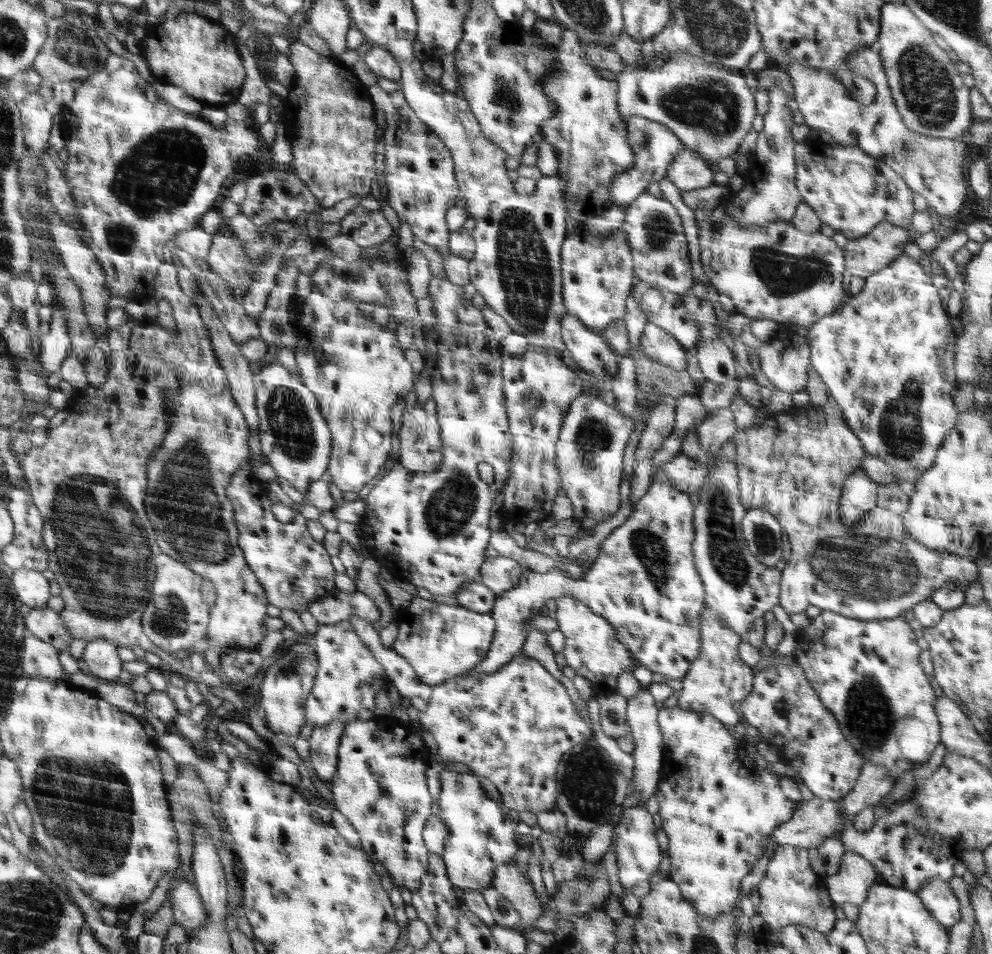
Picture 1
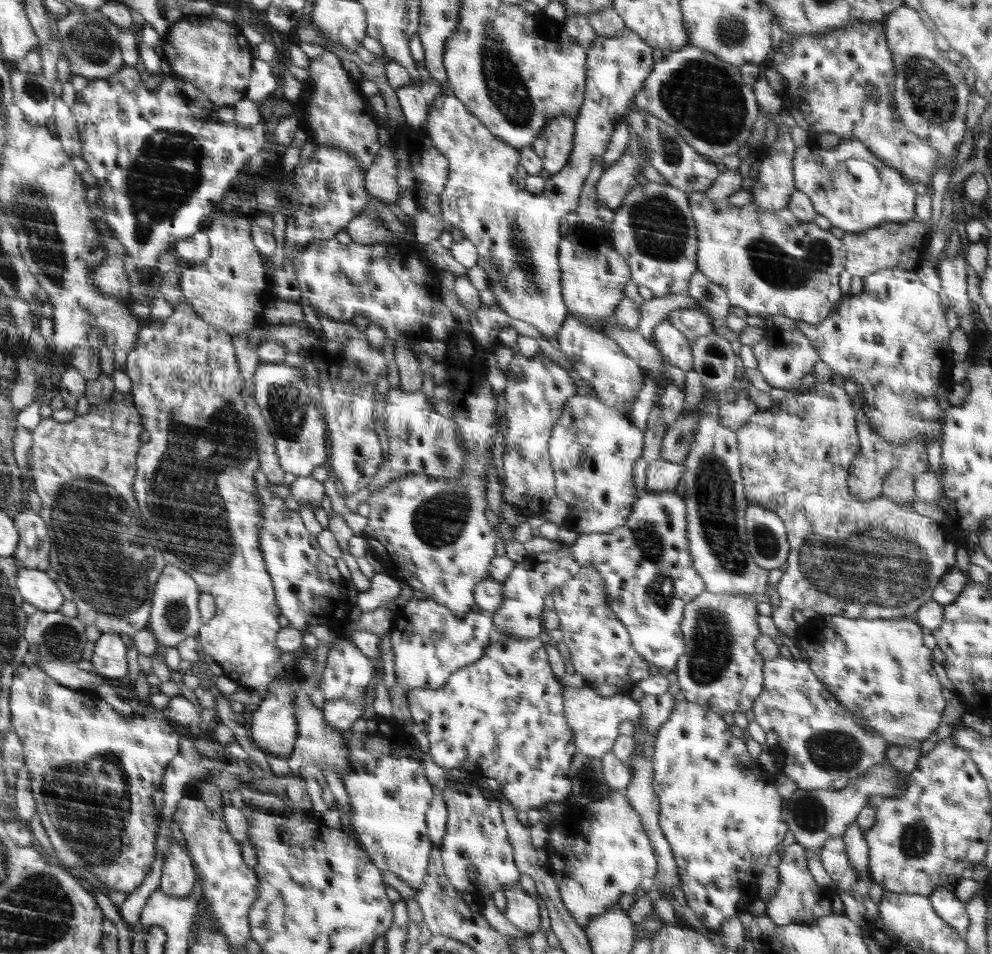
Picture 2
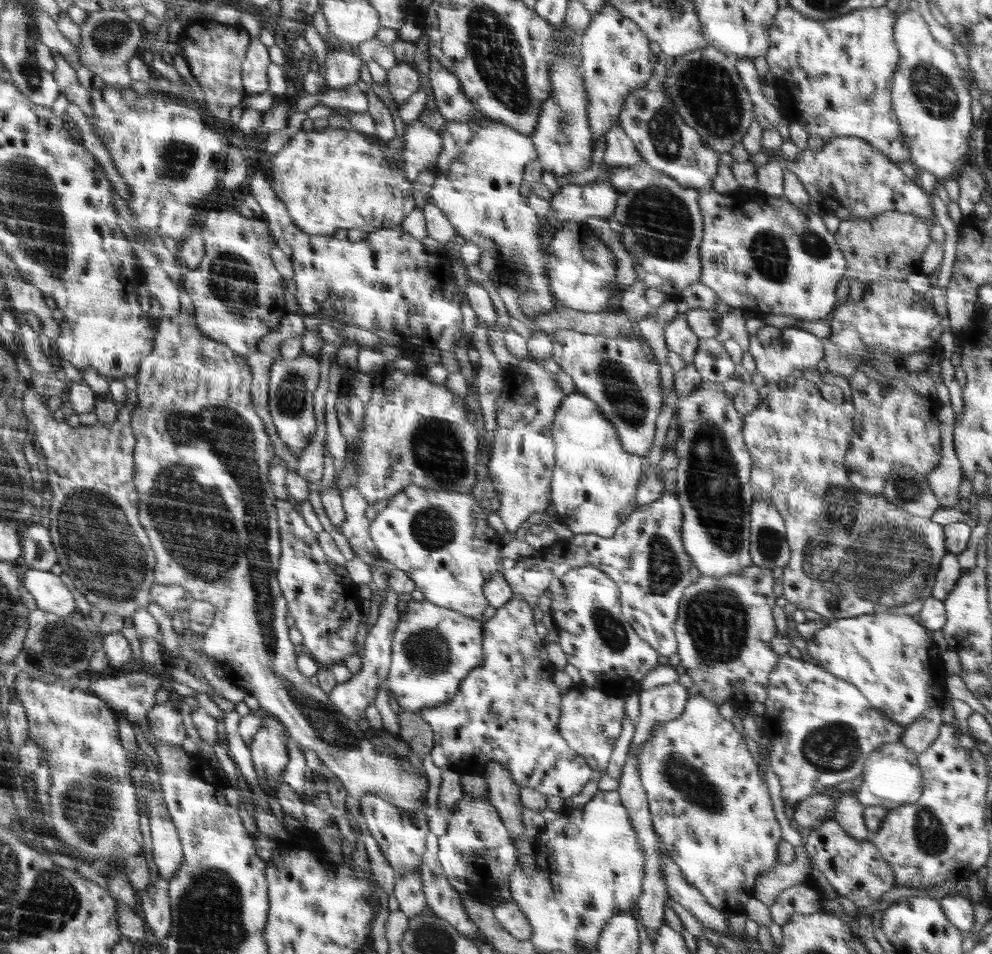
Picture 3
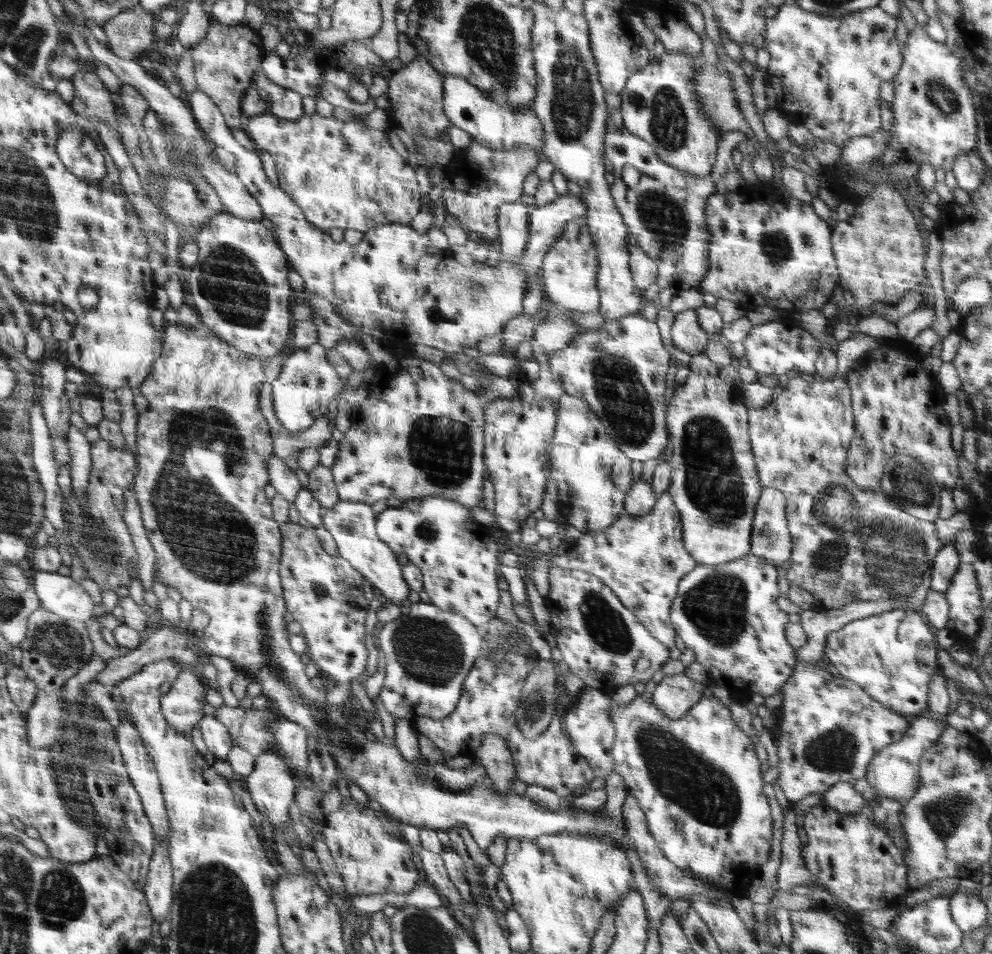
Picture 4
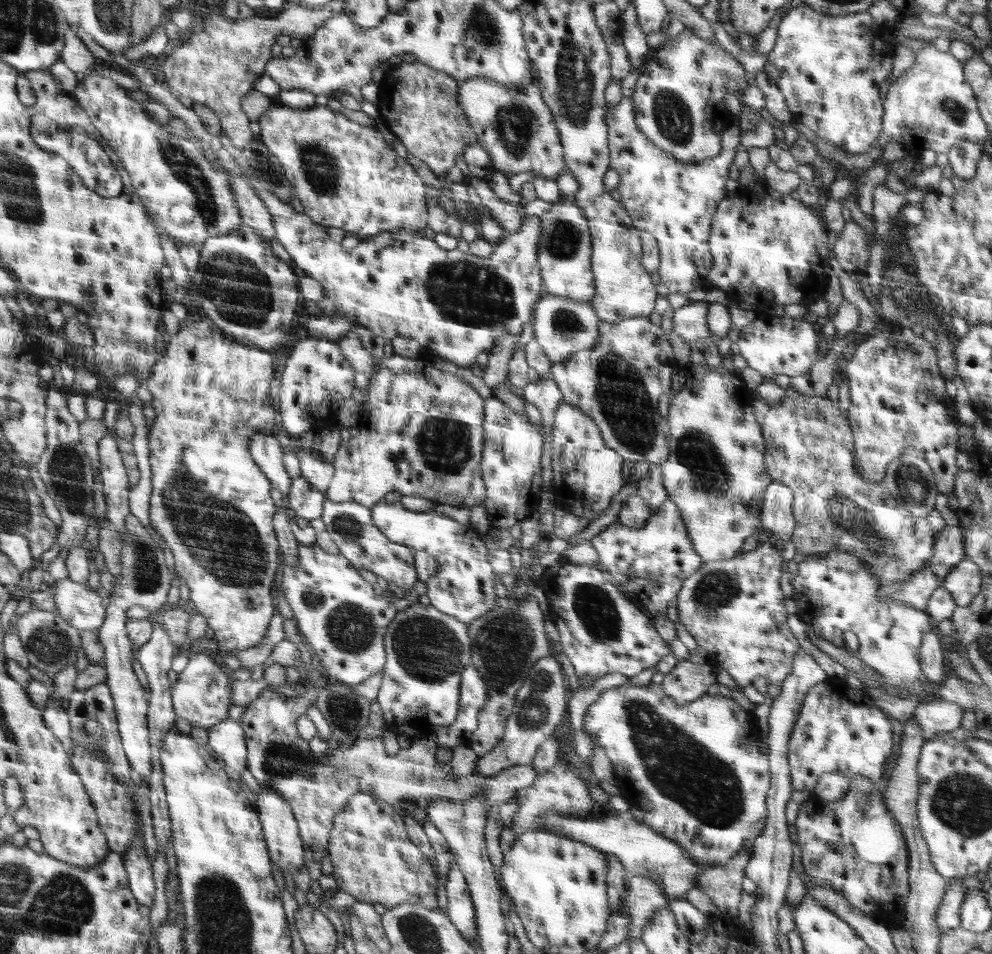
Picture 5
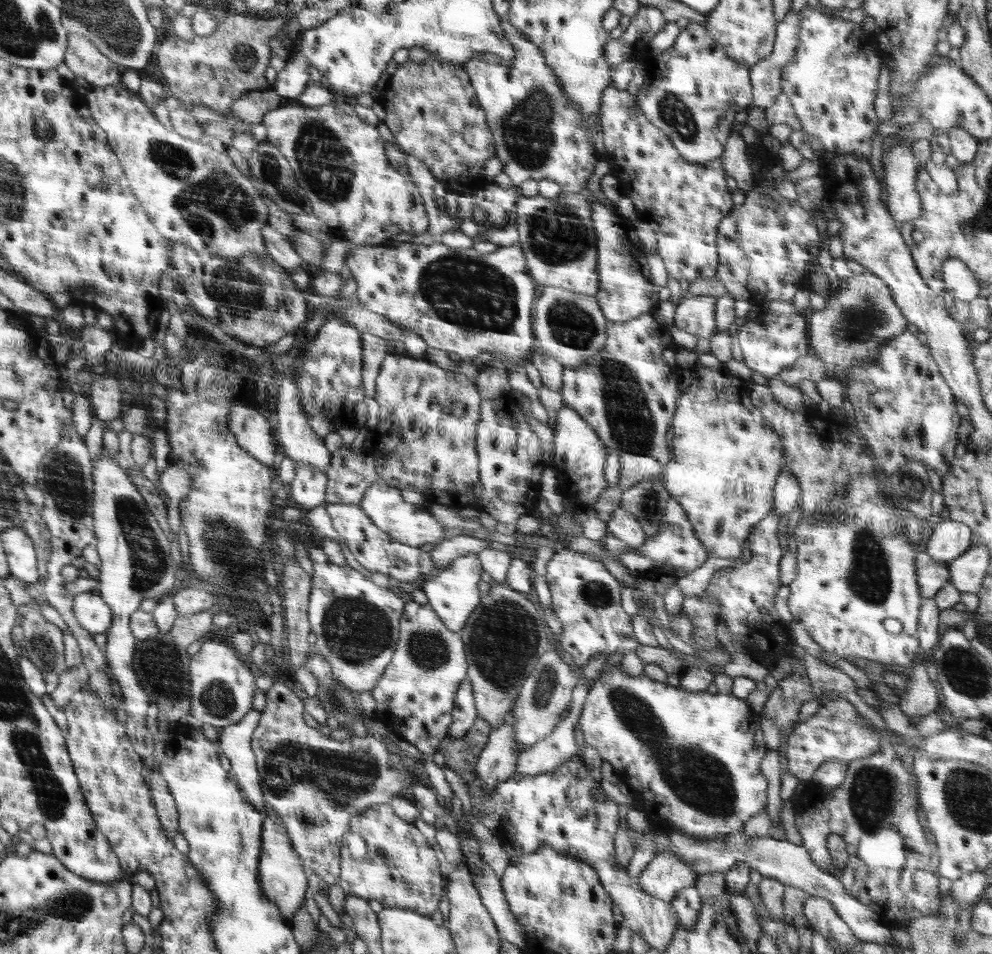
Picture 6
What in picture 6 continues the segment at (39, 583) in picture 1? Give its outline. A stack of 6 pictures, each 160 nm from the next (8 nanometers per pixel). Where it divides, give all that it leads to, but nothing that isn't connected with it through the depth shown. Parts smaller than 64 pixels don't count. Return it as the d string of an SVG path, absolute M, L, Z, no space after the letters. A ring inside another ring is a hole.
M92 592L75 595L73 611L76 622L93 635L105 633L113 621L109 605L100 595L94 595Z

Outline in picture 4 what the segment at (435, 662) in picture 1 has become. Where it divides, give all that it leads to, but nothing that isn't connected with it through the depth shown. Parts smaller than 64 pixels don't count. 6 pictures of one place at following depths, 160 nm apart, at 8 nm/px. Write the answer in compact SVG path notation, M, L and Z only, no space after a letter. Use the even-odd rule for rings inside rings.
M419 601L407 603L401 616L387 622L379 633L384 654L385 678L379 697L395 721L415 721L418 717L444 720L454 712L462 695L466 675L475 666L476 658L484 651L481 629L461 614L439 609L435 604Z

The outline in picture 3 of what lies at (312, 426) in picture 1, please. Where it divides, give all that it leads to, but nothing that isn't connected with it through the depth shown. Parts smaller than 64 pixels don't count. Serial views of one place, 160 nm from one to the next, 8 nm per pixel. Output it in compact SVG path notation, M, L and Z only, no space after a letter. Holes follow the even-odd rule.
M301 355L293 360L277 360L272 363L269 372L268 404L270 416L280 440L298 459L317 432L313 394L316 390L316 384L318 384L318 376L320 376L320 360L316 357Z

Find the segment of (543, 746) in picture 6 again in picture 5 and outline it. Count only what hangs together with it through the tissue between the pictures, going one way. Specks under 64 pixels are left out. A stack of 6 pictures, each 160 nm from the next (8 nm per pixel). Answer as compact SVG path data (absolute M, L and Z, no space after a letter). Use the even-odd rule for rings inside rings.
M320 679L314 687L303 687L301 695L296 698L288 698L266 687L265 690L251 704L246 706L242 718L238 720L242 731L246 734L246 744L248 748L248 770L258 784L262 787L273 788L284 800L288 802L300 828L301 841L311 848L313 845L327 847L330 844L330 832L334 828L334 816L342 810L342 807L349 802L349 798L360 793L368 793L376 798L389 802L397 806L402 799L444 799L448 801L468 800L477 796L479 792L485 796L485 802L492 806L500 806L509 802L517 792L534 784L536 771L530 765L517 765L506 770L502 770L495 776L484 778L483 775L458 776L451 774L440 774L434 769L436 762L437 744L432 738L428 738L426 733L419 732L408 749L400 749L396 756L389 756L385 752L385 746L381 738L367 738L355 740L351 747L336 748L327 750L323 758L316 759L312 756L309 742L298 737L296 722L302 715L306 715L309 706L316 702L318 690L324 686L326 679Z

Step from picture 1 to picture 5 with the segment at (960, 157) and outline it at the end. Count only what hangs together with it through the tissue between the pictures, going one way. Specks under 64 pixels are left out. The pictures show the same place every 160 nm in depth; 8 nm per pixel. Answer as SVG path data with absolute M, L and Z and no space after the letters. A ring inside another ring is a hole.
M802 3L791 8L778 24L774 48L767 54L765 71L785 96L791 120L800 122L846 153L862 154L876 142L882 128L884 100L878 86L892 72L896 41L891 24L878 24L868 12L824 15Z

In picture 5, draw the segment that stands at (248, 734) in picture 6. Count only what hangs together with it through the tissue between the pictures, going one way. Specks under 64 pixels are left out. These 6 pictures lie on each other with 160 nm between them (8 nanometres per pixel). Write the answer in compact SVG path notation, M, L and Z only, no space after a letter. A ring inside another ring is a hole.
M228 719L212 726L208 729L207 746L225 766L230 766L234 775L242 776L248 770L246 734L240 723Z

